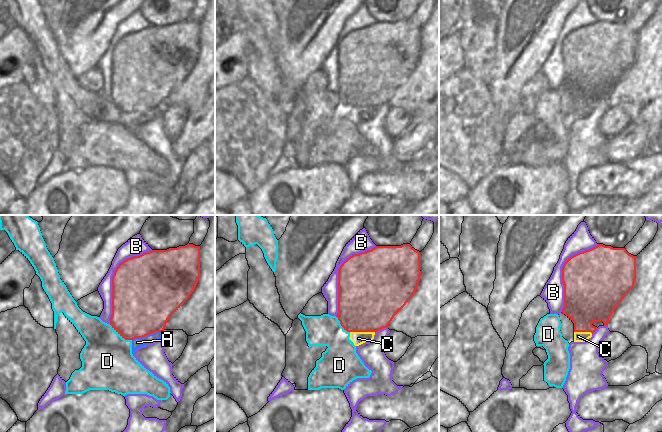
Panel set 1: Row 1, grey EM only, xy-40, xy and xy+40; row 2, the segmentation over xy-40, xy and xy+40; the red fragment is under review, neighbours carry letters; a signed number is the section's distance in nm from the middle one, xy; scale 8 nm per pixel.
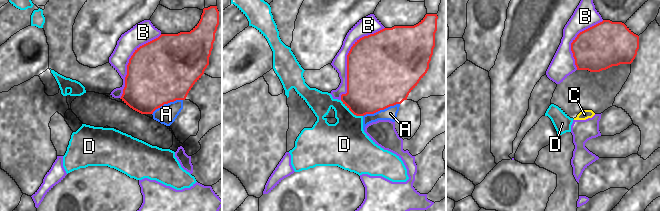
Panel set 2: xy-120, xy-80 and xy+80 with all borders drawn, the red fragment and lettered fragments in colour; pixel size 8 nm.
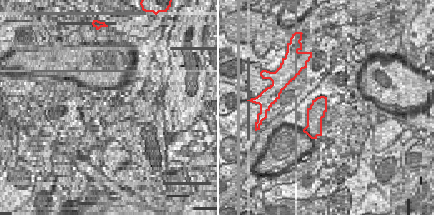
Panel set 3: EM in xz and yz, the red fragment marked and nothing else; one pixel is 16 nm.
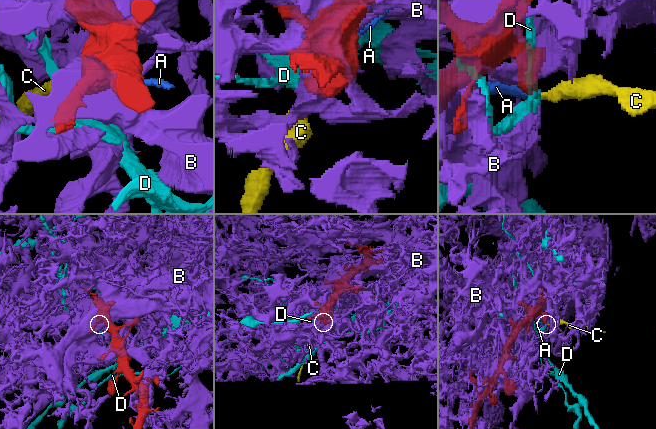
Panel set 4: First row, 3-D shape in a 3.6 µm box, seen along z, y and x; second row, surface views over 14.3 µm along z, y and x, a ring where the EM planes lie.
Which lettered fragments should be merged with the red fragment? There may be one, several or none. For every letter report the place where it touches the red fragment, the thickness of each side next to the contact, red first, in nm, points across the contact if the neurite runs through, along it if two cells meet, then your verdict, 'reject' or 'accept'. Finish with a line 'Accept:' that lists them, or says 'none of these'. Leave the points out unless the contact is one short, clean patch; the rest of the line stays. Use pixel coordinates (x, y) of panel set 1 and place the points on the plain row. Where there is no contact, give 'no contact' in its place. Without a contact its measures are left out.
A: contact xy-40 (146, 111); calibres 480 and 80 nm; border xy-40 (161, 107), (155, 107), (142, 113), (135, 113), (132, 116); reject
B: contact xy-40 (112, 54); calibres 500 and 110 nm; reject
C: contact xy (363, 107); calibres 480 and 110 nm; border xy (350, 107), (375, 108); reject
D: contact xy-40 (120, 110); calibres 440 and 420 nm; reject
Accept: none of these

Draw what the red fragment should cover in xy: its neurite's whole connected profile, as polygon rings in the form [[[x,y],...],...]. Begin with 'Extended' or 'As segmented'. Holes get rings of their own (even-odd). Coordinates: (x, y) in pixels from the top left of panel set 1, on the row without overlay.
As segmented. [[[410,20],[375,22],[353,30],[338,45],[338,89],[347,108],[377,108],[388,101],[414,71],[420,57],[420,28]]]

